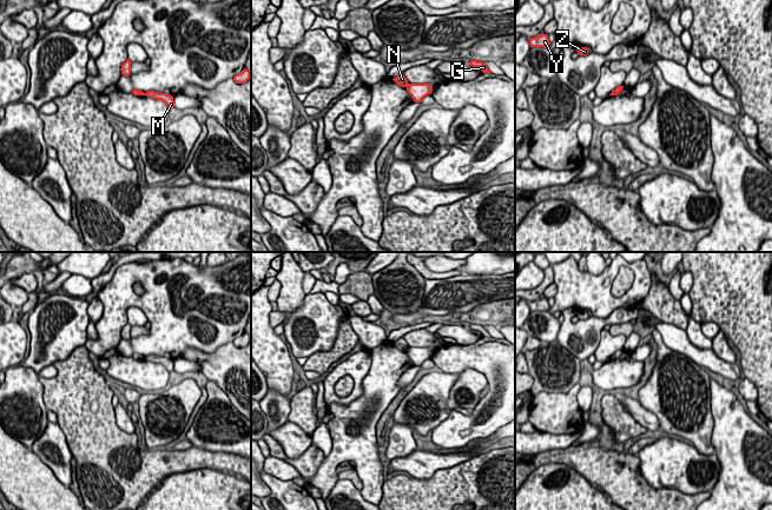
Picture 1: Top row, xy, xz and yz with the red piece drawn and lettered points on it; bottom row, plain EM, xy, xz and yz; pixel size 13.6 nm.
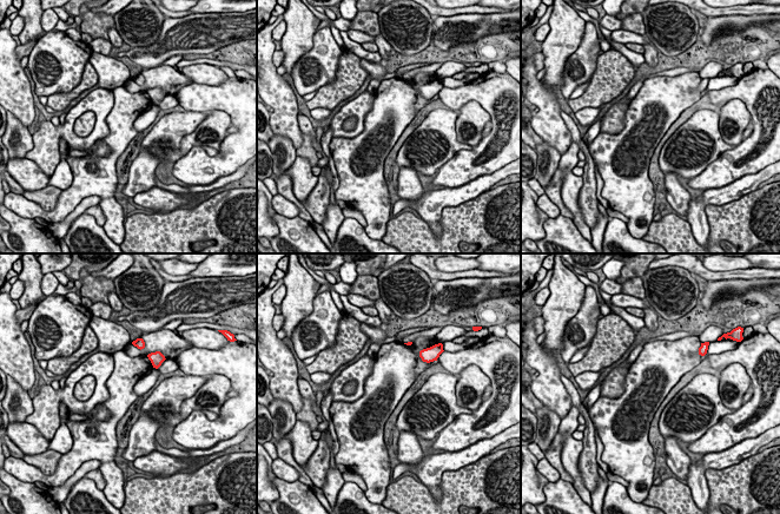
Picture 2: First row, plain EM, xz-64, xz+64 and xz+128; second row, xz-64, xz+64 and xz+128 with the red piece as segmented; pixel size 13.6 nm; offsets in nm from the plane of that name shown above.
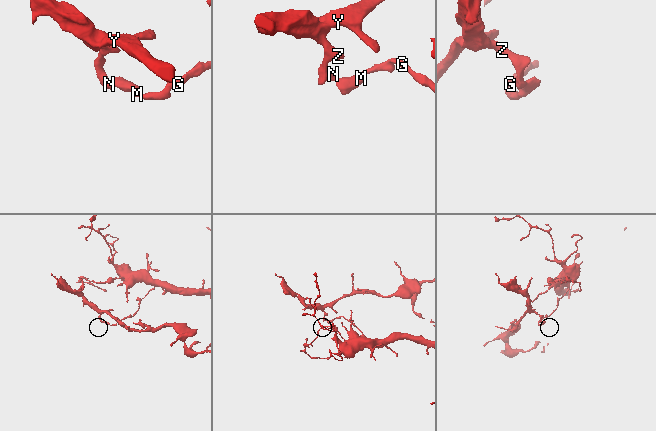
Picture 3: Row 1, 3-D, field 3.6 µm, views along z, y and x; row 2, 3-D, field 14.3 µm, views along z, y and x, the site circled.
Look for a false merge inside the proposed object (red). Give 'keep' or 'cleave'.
cleave

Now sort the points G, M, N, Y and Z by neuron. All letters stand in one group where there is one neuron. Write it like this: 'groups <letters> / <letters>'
groups G M / N Y Z

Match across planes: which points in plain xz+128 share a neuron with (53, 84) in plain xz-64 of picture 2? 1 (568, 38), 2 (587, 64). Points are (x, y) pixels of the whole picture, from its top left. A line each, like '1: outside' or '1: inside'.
1: outside
2: inside

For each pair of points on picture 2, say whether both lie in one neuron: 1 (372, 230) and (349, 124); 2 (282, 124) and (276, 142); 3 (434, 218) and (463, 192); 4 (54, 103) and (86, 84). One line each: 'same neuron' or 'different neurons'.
1: different neurons
2: different neurons
3: same neuron
4: same neuron

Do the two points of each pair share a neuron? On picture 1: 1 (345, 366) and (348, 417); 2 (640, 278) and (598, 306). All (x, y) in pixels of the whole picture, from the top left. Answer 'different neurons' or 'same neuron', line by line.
1: same neuron
2: same neuron

